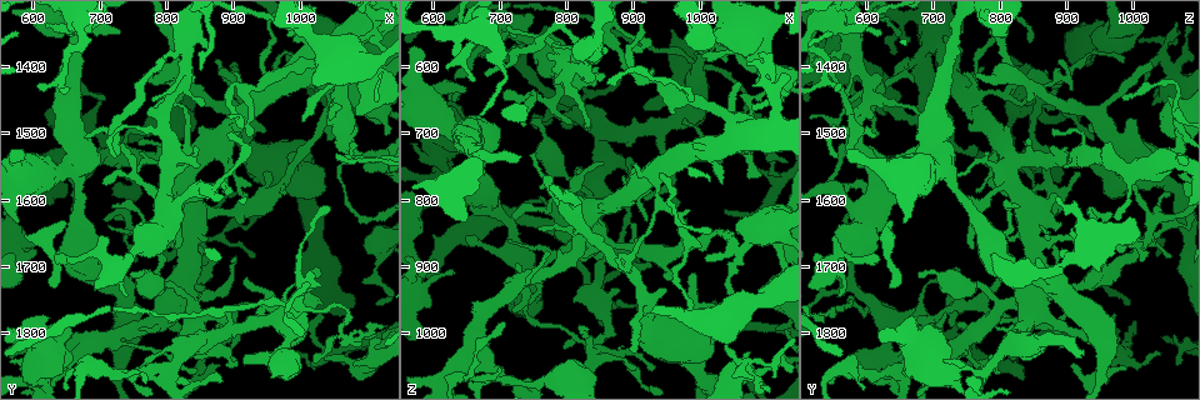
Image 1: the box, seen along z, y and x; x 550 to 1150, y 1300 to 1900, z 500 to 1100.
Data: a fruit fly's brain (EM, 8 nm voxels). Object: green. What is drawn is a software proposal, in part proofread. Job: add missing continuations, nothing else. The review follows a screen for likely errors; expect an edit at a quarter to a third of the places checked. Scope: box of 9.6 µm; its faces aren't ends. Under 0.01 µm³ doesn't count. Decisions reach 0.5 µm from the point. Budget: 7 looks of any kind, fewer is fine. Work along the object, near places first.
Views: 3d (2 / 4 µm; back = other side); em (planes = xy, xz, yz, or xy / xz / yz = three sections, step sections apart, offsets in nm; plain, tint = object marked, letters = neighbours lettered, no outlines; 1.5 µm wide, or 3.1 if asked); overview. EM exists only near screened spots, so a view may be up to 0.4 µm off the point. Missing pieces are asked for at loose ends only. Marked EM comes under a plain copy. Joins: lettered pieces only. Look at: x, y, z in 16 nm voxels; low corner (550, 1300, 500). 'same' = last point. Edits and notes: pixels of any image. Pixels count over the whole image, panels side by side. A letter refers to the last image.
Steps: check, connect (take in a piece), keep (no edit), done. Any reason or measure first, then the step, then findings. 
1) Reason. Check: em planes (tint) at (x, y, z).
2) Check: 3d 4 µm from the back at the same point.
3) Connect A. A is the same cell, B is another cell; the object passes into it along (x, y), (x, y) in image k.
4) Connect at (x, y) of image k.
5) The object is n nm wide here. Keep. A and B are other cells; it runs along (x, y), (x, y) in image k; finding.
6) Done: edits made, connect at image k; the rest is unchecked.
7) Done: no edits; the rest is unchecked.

An open end. Check: 3d 4 µm at (995, 1835, 1040).

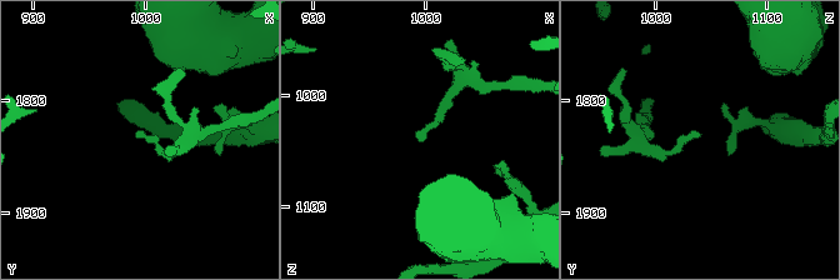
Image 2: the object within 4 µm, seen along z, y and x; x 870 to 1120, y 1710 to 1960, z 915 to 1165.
Need the tissue. Check: em planes (tint) at (994, 1832, 1040).

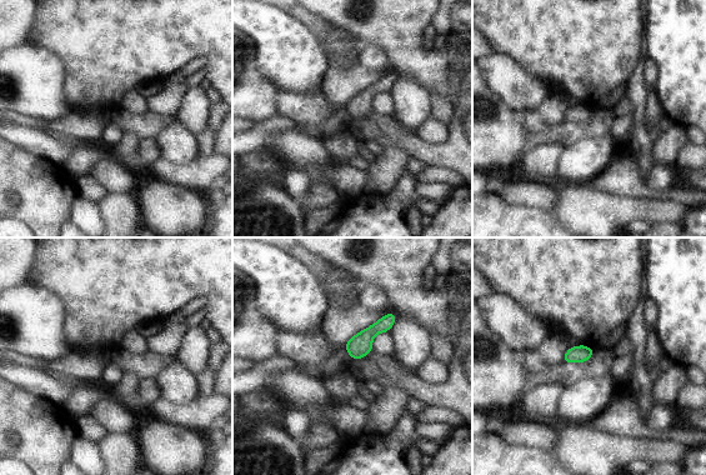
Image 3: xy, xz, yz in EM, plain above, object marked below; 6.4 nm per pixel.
See the neighbours. Check: em planes (letters) at the same point.

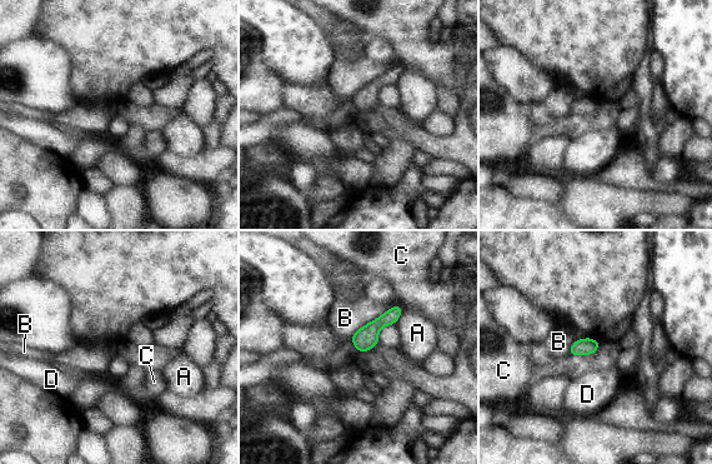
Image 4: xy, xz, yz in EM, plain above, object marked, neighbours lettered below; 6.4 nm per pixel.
Keep. A, B, C and D are other cells; a border runs along (397, 303), (364, 324), (350, 339) in image 4; no lettered piece goes on from it.

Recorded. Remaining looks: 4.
Branch stops here. Check: em xz step 8 (tint) at (740, 1745, 560).

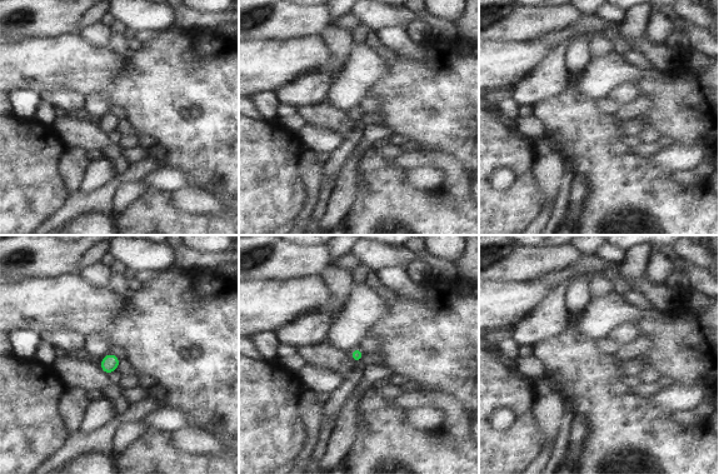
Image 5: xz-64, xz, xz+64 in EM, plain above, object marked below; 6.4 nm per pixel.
Check: em xz step 8 (letters) at the same point.

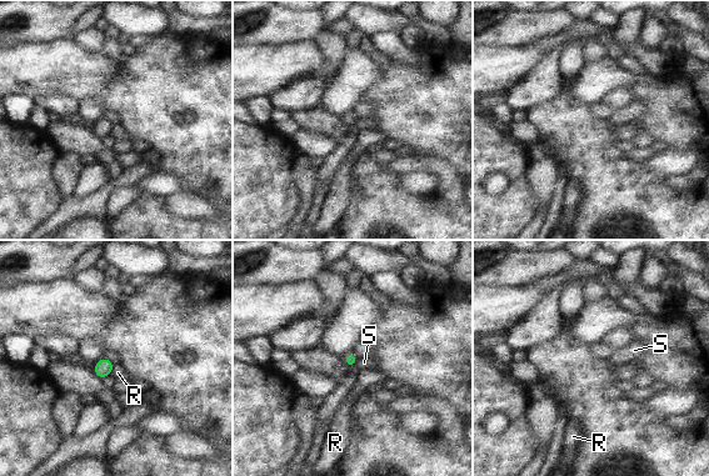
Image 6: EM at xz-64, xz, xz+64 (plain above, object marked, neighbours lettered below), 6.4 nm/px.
Keep. R and S are other cells; no lettered piece goes on from it.

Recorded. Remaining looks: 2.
An open end. Check: em xz step 8 (letters) at (730, 1350, 735).

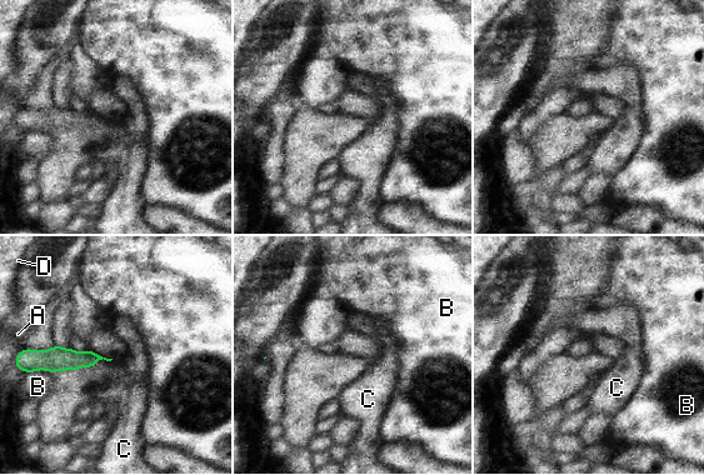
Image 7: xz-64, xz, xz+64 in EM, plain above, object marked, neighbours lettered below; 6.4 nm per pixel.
Keep. A, B, C and D are other cells; no lettered piece goes on from it.

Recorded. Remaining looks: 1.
Done: no edits; the rest is unchecked.

